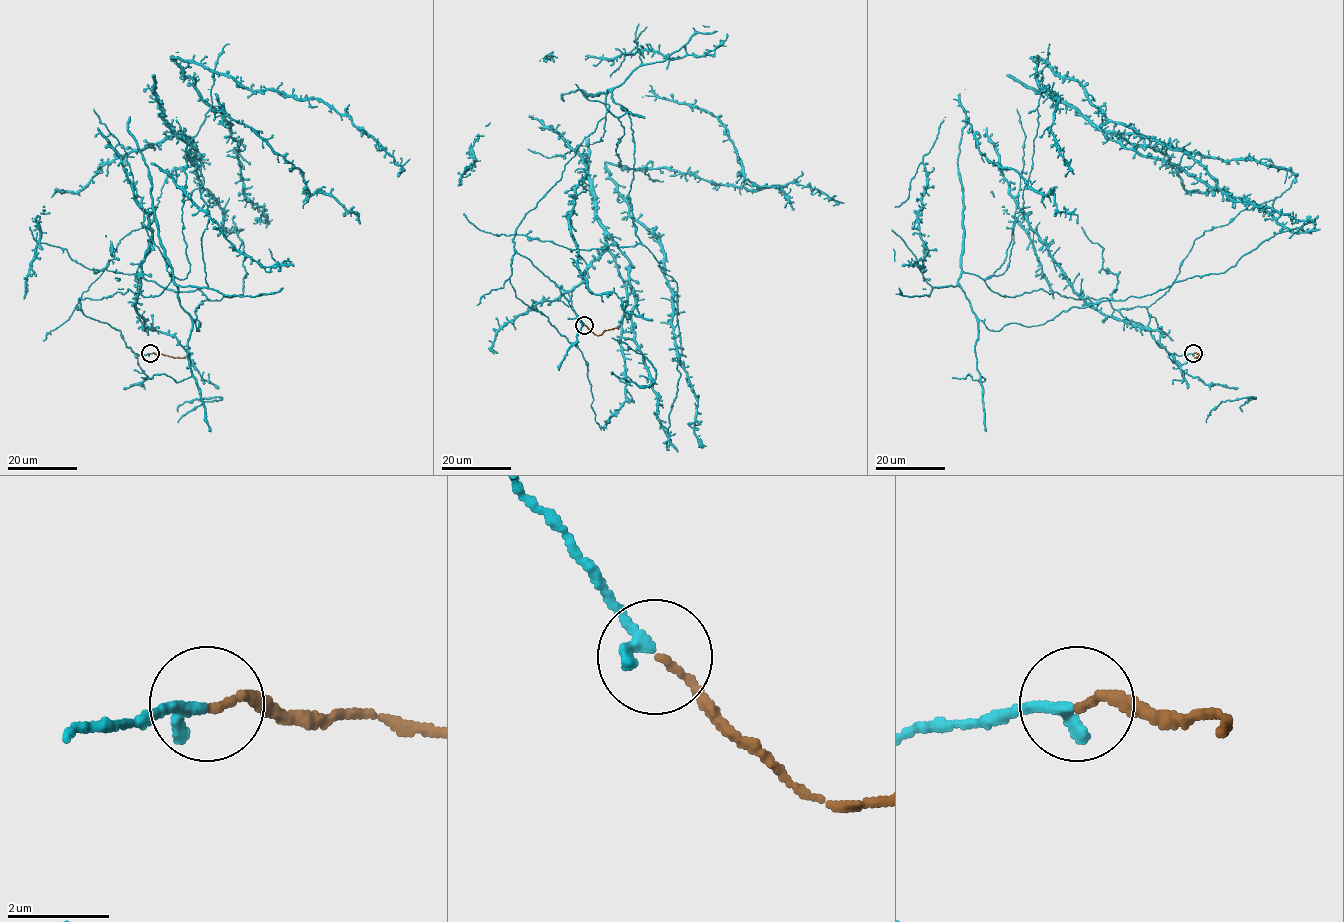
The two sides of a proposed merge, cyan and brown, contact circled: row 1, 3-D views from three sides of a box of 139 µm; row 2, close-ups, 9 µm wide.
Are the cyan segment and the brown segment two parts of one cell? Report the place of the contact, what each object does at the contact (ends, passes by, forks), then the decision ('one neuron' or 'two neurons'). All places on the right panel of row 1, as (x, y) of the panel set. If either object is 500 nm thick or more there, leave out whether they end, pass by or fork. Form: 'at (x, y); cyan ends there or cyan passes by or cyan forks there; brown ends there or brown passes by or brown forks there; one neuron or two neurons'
at (1193, 353); cyan ends there; brown ends there; one neuron

